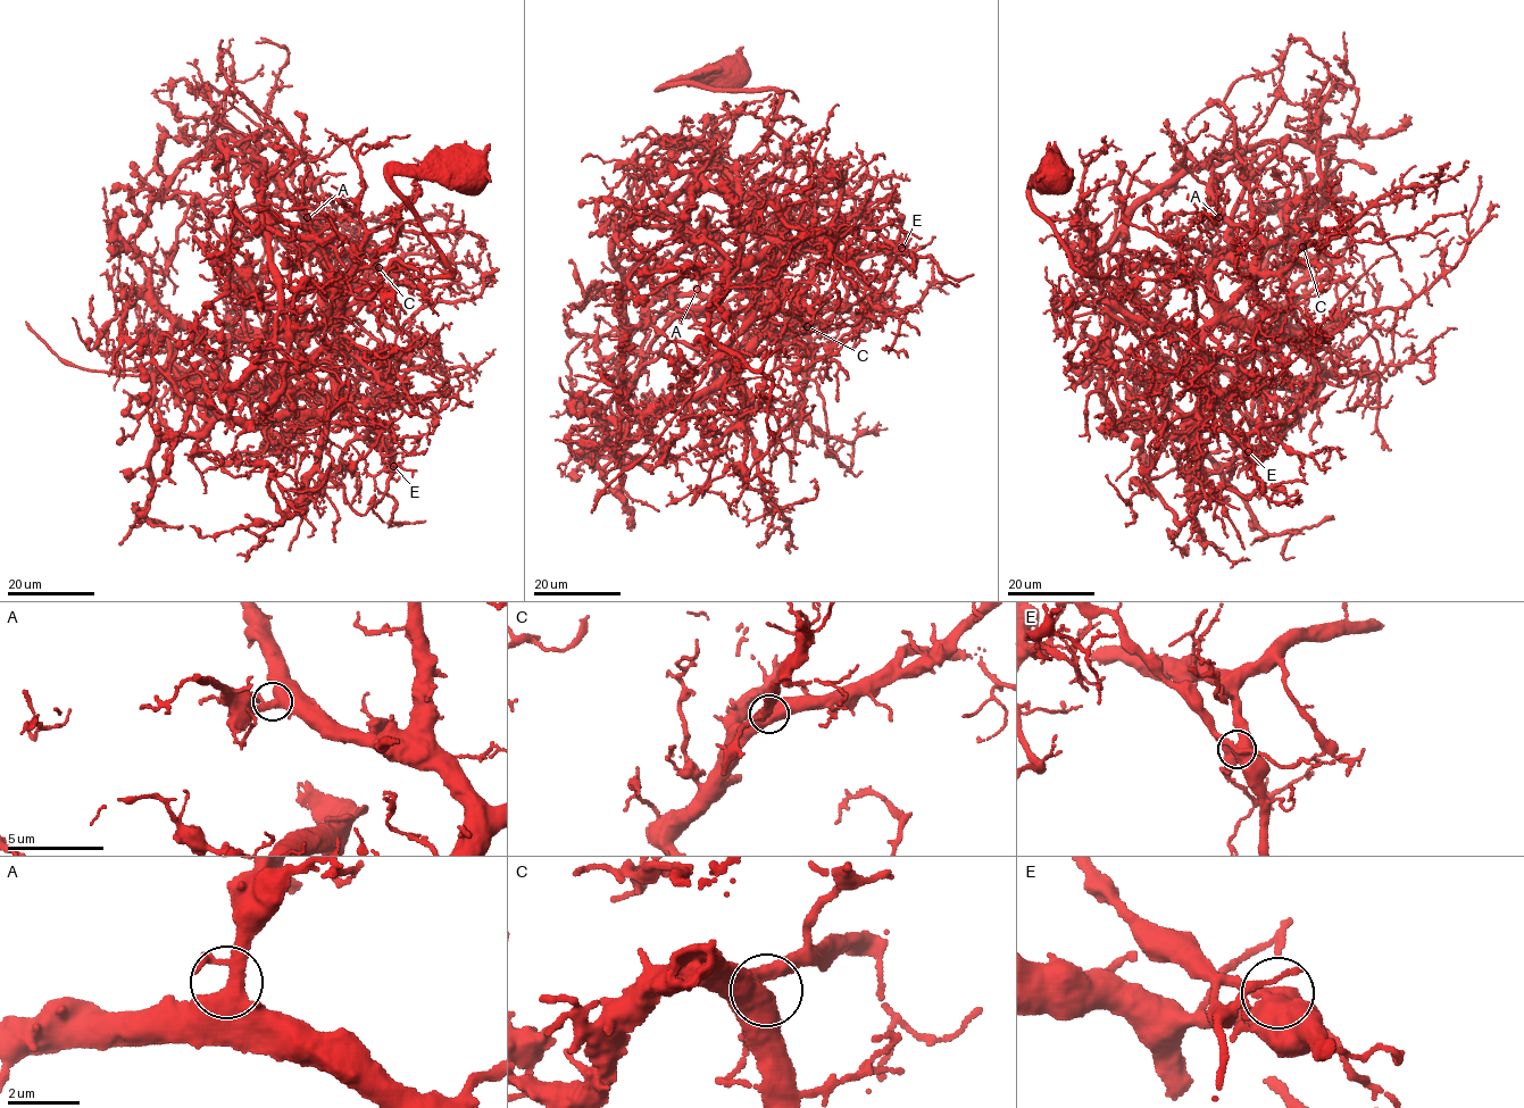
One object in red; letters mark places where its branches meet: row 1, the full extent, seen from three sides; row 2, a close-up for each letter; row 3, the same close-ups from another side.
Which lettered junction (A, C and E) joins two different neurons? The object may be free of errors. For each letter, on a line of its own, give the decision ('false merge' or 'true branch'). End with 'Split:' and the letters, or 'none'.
A: true branch
C: true branch
E: false merge
Split: E

